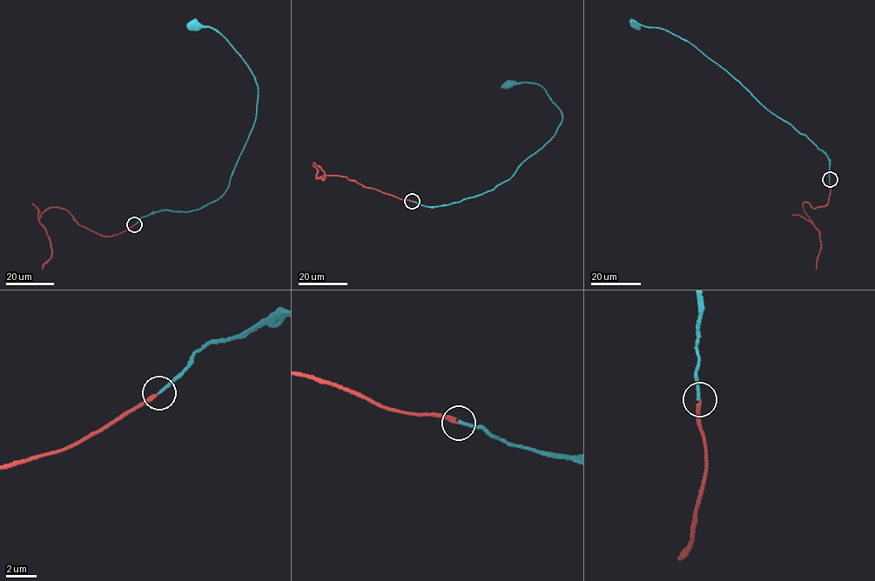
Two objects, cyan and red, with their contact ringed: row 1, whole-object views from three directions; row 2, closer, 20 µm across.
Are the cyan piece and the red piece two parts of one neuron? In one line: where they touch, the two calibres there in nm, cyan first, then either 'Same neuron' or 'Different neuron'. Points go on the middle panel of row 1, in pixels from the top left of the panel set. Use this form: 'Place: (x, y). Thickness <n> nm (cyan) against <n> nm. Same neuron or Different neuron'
Place: (412, 201). Thickness 180 nm (cyan) against 190 nm. Same neuron

